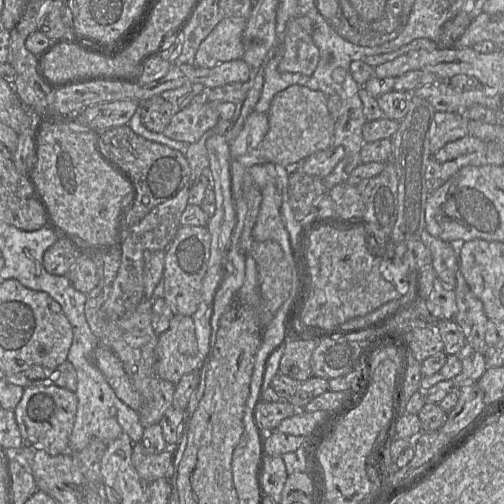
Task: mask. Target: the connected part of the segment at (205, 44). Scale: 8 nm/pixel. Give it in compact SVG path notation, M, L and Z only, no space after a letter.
M223 17L200 44L195 56L195 65L211 68L222 62L242 59L242 35L246 23L245 18Z

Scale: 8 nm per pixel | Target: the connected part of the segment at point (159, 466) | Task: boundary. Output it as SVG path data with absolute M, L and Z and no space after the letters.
M134 443L132 463L138 475L146 483L151 483L160 478L170 478L171 450L168 448L159 454L147 453L142 443Z

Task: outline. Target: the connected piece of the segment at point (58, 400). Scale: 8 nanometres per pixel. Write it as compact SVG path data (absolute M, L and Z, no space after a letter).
M50 385L24 388L22 398L14 409L14 414L24 444L40 447L51 456L57 456L68 452L76 411L75 392Z

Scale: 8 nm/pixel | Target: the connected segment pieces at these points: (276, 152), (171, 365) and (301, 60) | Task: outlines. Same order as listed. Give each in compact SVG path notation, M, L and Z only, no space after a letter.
M291 85L278 93L267 112L269 129L258 148L258 154L268 163L291 169L308 156L333 144L336 120L327 108L327 97L301 85Z
M174 315L169 329L159 336L156 360L158 376L174 385L184 375L201 370L192 317Z
M310 18L291 19L284 34L284 54L279 63L281 73L300 73L312 76L320 60L318 47L313 40L314 26Z

